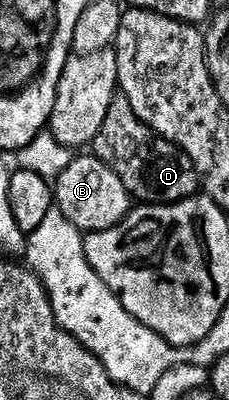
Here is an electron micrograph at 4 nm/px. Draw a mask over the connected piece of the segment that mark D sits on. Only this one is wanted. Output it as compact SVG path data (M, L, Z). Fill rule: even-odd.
M115 96L108 108L108 116L104 116L104 124L92 143L93 153L106 162L118 173L120 180L126 185L126 191L142 204L165 204L183 202L199 193L200 179L196 164L174 142L160 137L156 131L144 125L132 112L132 104L121 96Z

